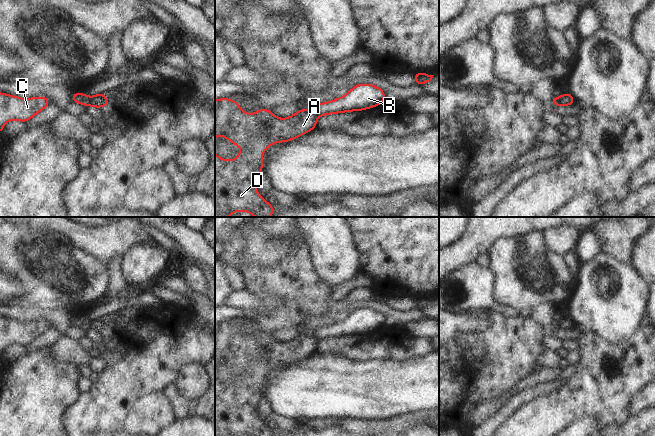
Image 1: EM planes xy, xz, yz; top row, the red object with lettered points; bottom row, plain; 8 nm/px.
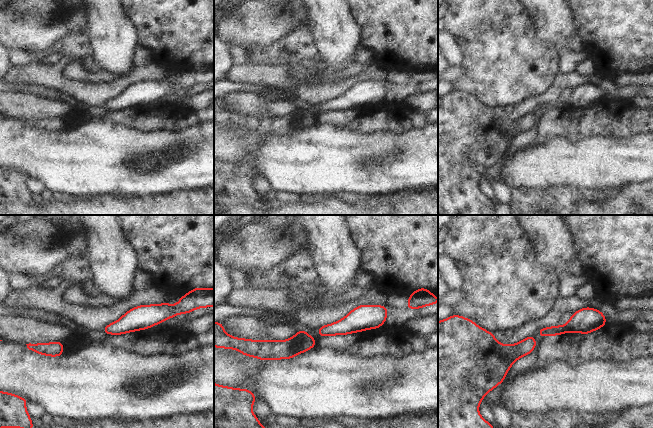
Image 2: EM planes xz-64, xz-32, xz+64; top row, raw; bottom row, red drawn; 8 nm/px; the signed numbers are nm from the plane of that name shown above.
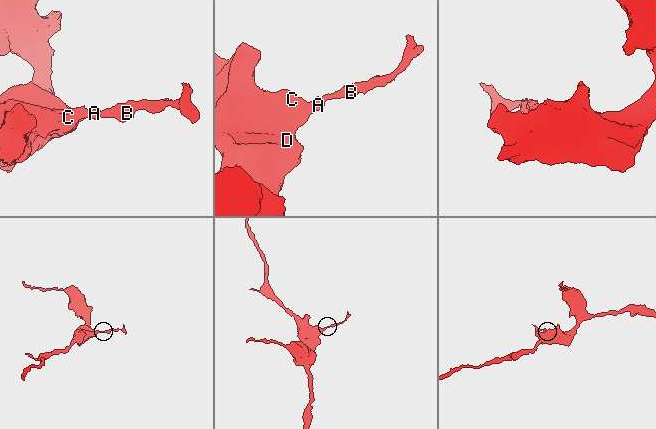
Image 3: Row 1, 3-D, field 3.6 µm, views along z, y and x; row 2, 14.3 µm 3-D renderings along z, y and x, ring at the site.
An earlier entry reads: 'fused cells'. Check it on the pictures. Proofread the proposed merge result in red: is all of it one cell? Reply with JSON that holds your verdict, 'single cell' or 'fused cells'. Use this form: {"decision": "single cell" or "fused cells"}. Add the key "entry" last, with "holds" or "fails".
{"decision": "fused cells", "entry": "holds"}

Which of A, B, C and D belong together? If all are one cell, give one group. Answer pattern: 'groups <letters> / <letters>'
groups A C D / B

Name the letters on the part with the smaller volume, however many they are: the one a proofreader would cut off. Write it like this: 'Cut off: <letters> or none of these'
Cut off: B

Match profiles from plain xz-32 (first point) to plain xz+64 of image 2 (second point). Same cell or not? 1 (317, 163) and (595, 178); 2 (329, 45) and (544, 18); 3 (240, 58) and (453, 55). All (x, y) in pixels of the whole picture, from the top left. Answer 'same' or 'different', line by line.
1: same
2: same
3: same

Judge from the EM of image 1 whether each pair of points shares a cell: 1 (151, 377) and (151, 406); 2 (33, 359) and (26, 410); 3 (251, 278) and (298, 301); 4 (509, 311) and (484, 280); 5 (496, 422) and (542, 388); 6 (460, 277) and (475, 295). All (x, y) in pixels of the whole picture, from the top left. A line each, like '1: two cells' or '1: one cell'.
1: two cells
2: one cell
3: one cell
4: one cell
5: one cell
6: one cell

